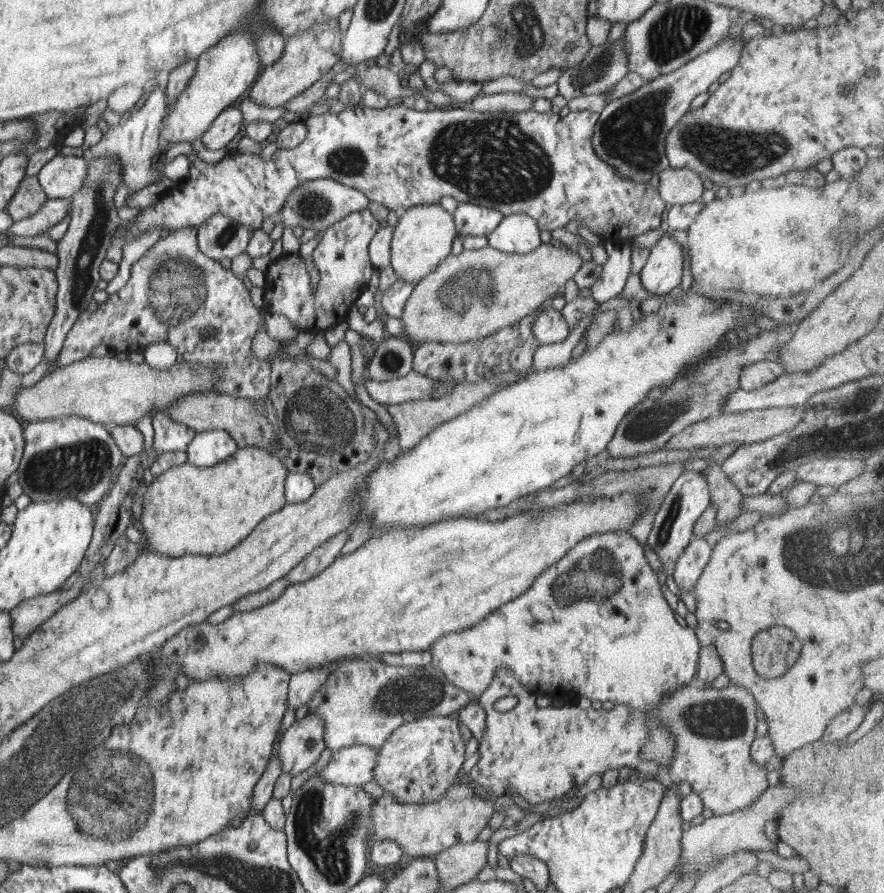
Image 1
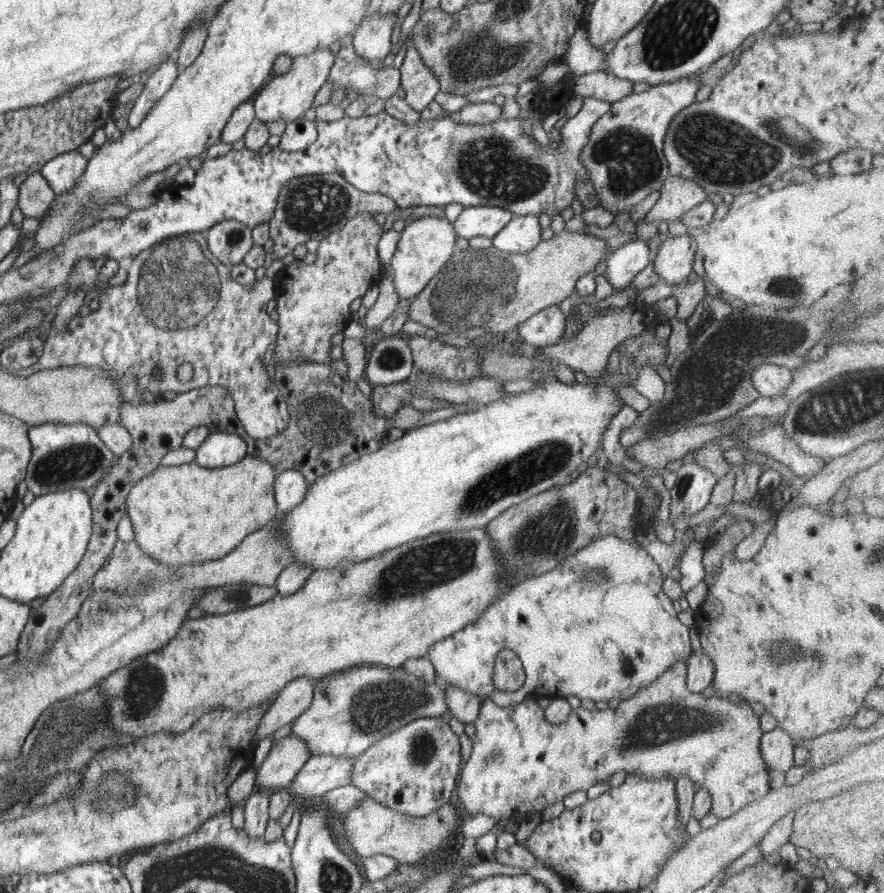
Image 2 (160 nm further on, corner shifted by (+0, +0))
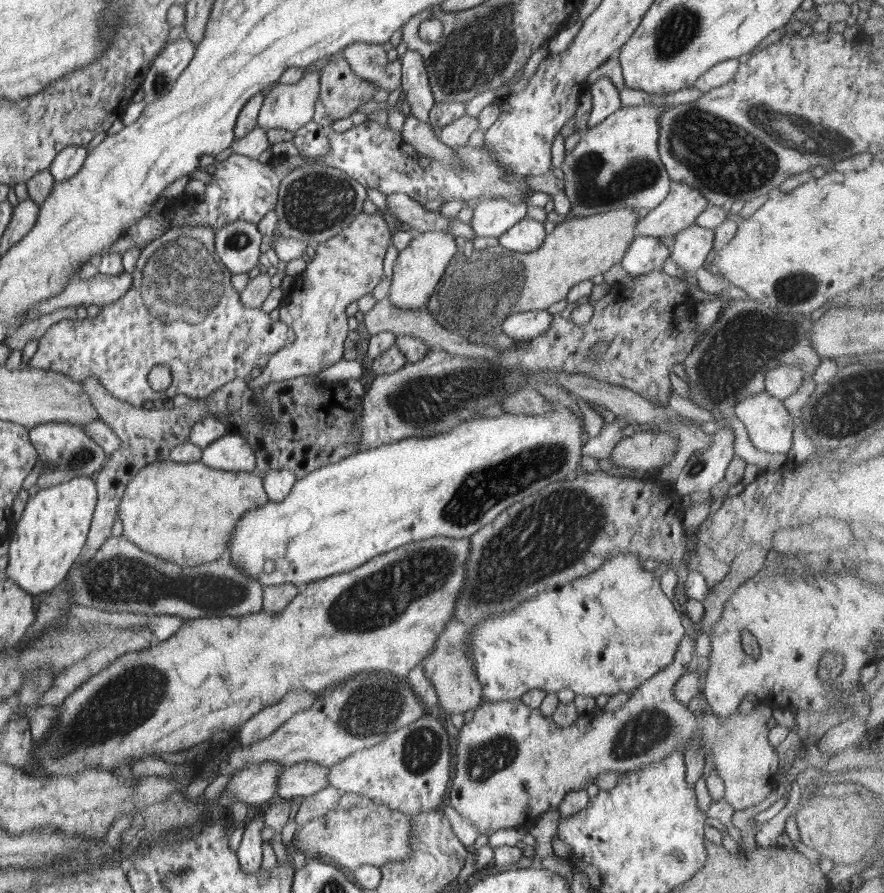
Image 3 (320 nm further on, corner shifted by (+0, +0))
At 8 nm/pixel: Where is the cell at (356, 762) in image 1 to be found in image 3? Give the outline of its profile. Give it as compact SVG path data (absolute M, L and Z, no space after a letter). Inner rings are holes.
M311 761L284 767L276 792L284 800L292 800L298 796L310 797L329 787L328 774L330 768Z

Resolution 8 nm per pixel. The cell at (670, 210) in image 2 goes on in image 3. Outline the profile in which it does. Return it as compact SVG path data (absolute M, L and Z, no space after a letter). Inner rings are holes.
M671 181L667 197L637 222L635 234L659 238L675 236L694 225L709 203L699 190L679 181Z

